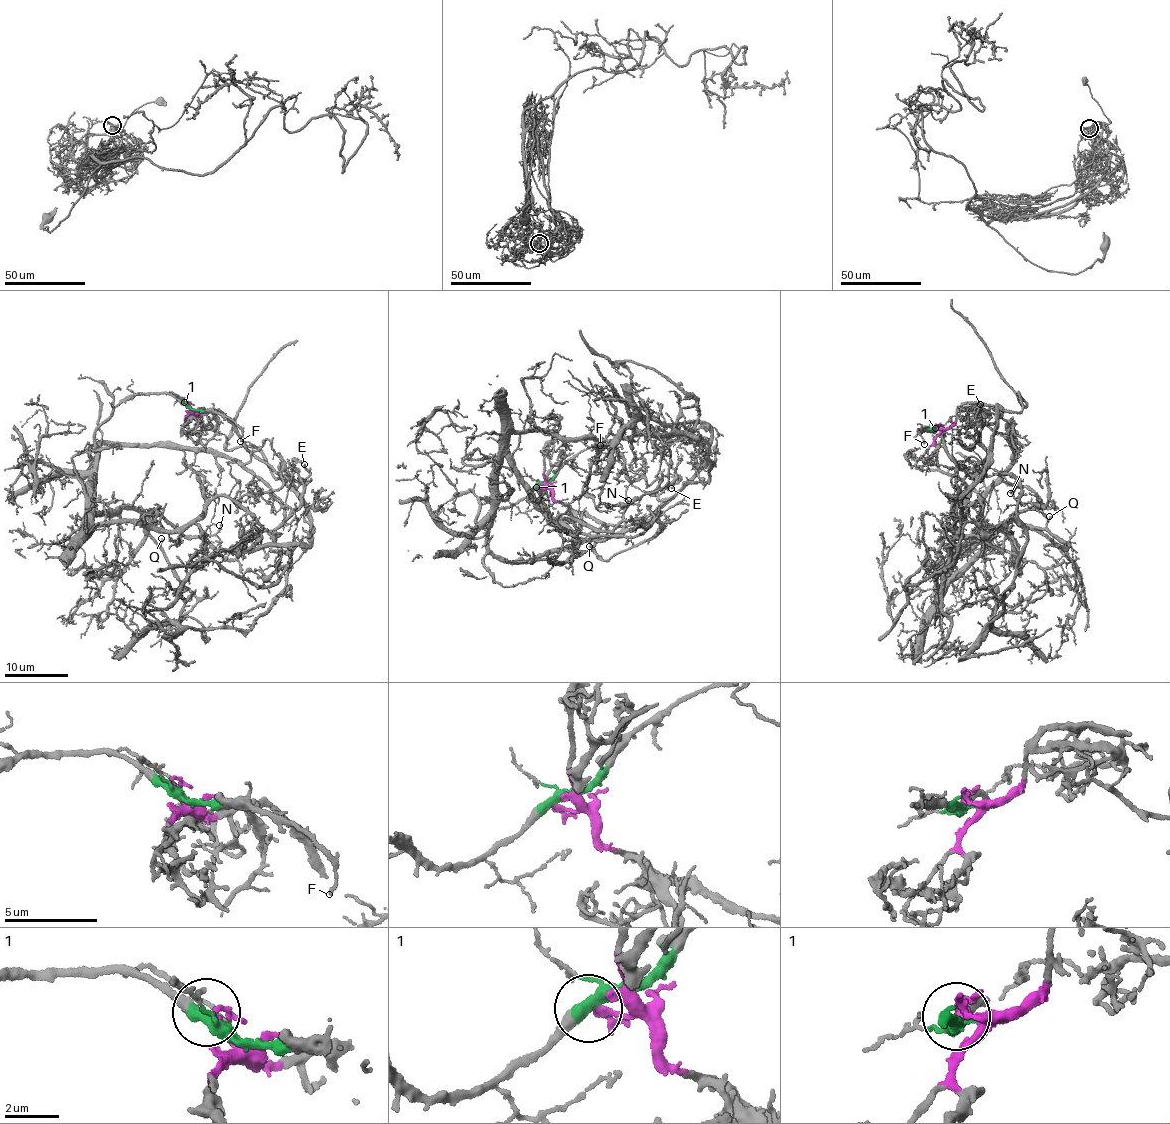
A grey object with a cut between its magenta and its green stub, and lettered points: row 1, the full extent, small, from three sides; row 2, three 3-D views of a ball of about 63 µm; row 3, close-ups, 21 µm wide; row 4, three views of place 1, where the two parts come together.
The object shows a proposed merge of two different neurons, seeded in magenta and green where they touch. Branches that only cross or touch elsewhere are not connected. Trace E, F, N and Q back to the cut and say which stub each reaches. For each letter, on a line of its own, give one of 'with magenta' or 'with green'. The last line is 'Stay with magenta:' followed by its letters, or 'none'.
E: with magenta
F: with green
N: with green
Q: with green
Stay with magenta: E

